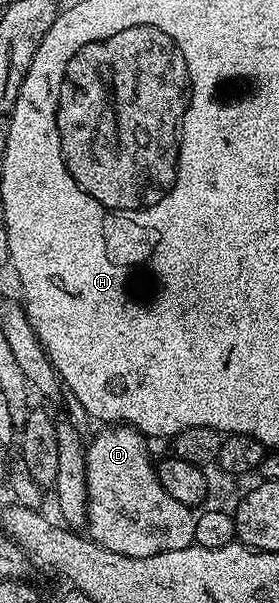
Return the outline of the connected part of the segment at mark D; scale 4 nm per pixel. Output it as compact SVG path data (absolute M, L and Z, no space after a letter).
M106 425L94 435L94 440L86 443L86 484L88 485L88 505L86 506L85 530L89 538L112 553L124 553L124 557L152 557L156 553L168 553L172 549L184 549L194 543L196 515L176 497L168 494L168 489L160 485L160 477L155 460L150 460L146 448L147 436L141 435L134 427Z

